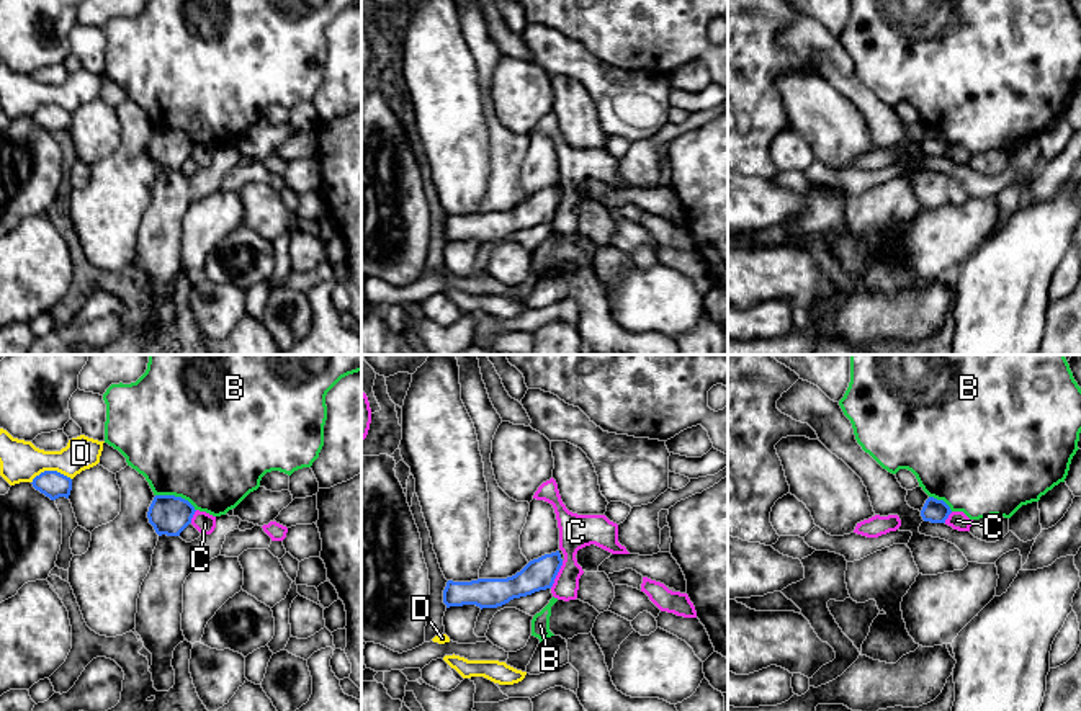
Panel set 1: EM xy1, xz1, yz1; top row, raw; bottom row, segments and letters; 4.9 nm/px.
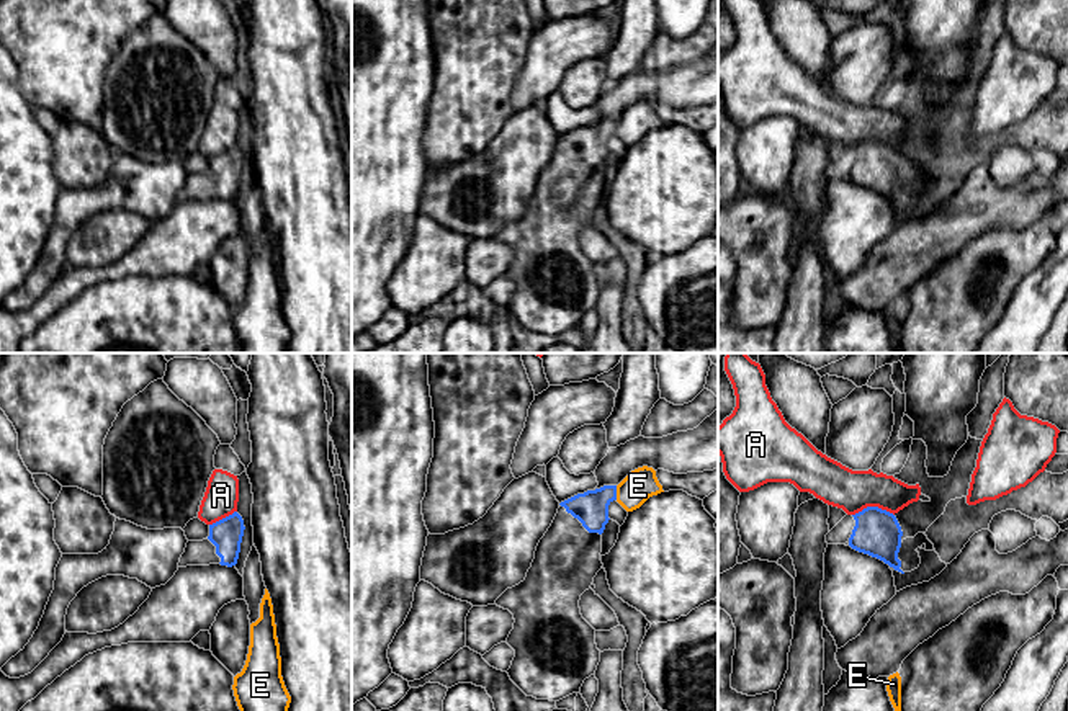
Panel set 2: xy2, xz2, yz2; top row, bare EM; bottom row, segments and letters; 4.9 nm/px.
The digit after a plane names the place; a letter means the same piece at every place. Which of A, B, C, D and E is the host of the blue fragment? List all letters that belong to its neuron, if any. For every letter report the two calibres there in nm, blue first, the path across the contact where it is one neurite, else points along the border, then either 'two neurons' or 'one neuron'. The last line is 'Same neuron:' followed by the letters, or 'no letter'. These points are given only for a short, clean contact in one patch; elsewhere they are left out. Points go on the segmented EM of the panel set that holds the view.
A: 220/200 nm | along yz2 (893, 514), (877, 507), (864, 507), (852, 515) | two neurons
B: 190/480 nm | two neurons
C: 160/170 nm | along xz1 (563, 561), (550, 587) | two neurons
D: 140/200 nm | along xy1 (71, 479), (56, 471), (41, 471), (31, 482) | two neurons
E: 170/160 nm | two neurons
Same neuron: no letter

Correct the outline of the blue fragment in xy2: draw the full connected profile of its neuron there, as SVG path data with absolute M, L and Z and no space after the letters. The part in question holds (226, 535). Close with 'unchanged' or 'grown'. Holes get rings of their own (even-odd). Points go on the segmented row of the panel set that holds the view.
M237 512L209 525L209 536L206 539L186 543L178 567L209 564L236 566L244 530L244 520Z; grown

